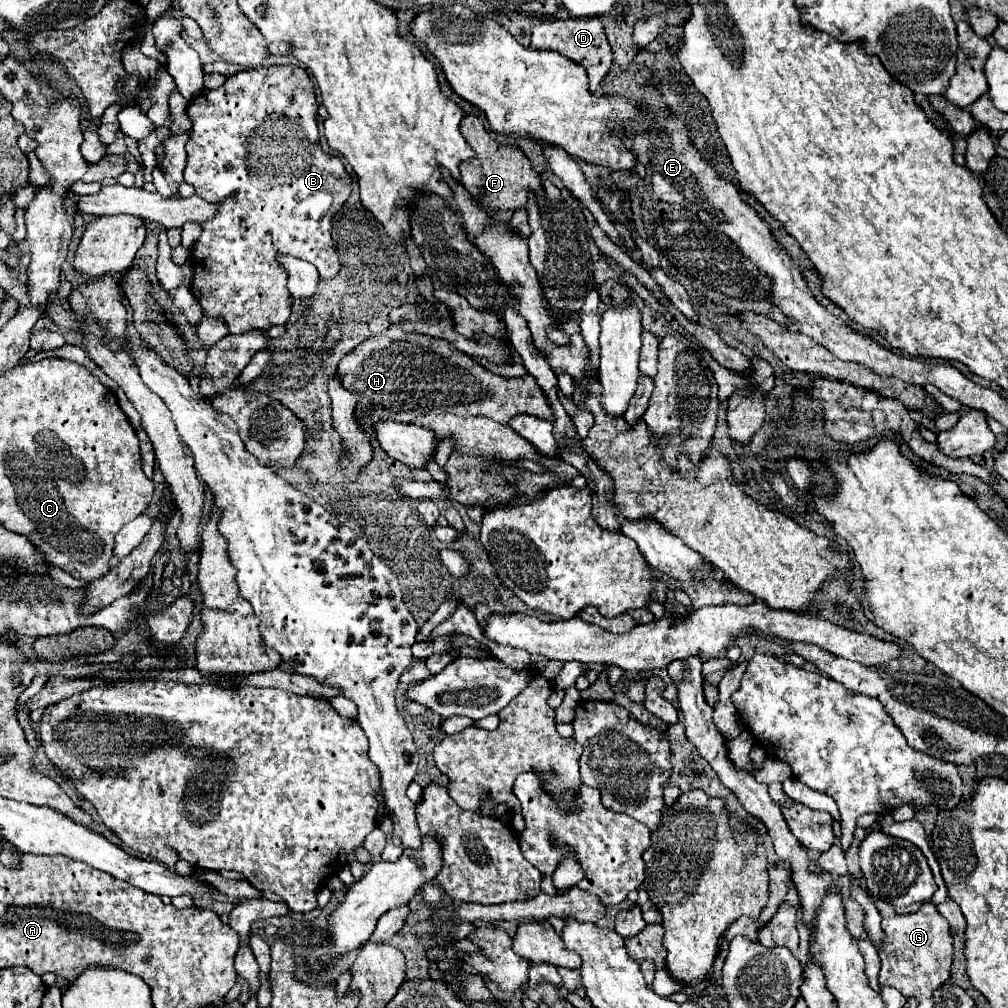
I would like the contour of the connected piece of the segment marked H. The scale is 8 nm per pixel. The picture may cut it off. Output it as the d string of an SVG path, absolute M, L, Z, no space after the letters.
M394 324L348 352L340 364L344 386L358 398L356 418L372 434L372 420L392 418L410 422L434 410L452 410L458 416L486 416L508 424L516 414L530 414L554 422L552 406L534 376L504 378L482 368L470 356L452 348L446 340L404 332Z

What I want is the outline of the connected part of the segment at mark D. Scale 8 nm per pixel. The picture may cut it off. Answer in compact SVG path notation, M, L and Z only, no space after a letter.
M568 18L568 20L544 20L532 30L532 48L534 50L554 50L568 60L580 64L588 74L588 90L594 94L598 84L610 72L612 50L604 32L604 26L598 18Z

